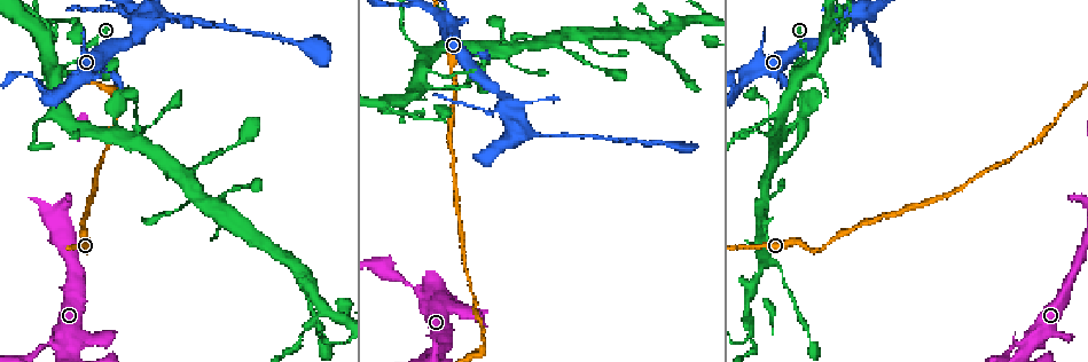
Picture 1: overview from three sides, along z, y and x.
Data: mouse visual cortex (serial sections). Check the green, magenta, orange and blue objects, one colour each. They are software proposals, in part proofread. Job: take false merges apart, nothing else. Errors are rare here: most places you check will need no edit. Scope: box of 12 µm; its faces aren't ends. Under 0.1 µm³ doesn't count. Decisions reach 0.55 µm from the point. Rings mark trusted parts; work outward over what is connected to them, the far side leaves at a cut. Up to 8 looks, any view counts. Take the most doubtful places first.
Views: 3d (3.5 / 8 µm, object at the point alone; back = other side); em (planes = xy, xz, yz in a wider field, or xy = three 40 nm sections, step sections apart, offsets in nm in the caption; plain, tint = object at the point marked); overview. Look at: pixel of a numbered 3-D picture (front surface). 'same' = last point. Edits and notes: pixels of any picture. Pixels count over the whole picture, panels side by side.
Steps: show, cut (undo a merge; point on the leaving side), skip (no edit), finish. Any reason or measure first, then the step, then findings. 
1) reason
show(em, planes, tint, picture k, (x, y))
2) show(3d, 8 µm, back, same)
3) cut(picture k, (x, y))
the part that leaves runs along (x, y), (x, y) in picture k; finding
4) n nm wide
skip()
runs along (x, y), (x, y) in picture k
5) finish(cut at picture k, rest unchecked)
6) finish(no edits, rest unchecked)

abrupt turn
show(3d, 3.5 µm, picture 1, (388, 103))

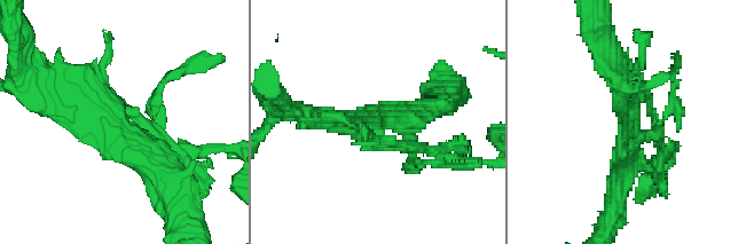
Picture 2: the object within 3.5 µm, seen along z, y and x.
3 arms; arms of 150, 300, 300 nm; now the EM
show(em, xy, step 5, tint, picture 2, (120, 136))

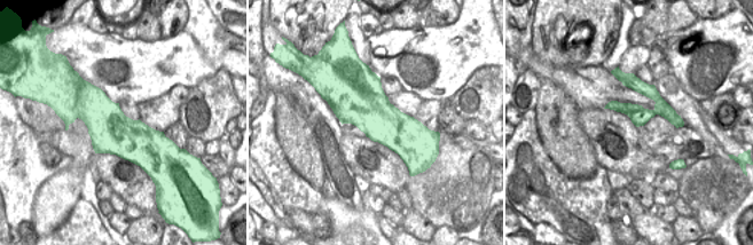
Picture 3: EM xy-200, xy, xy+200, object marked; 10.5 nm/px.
cut(picture 2, (411, 165))
border along (635, 76), (630, 87) in picture 3; two cells meet here

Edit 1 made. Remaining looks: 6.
redraw
show(overview)

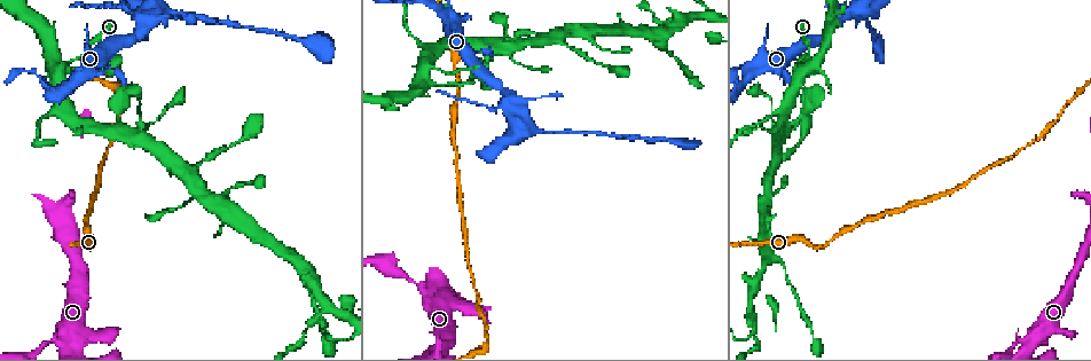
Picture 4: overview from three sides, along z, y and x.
calibre changes
show(3d, 3.5 µm, back, picture 4, (550, 36))

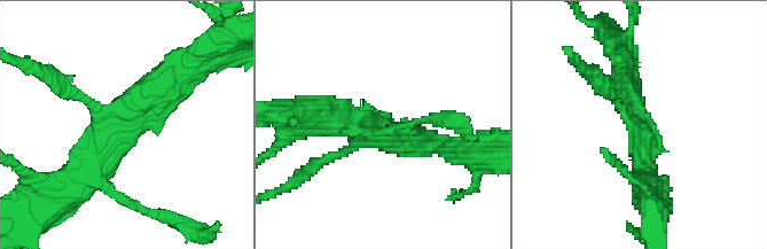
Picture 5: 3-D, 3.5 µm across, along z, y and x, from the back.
3 arms; arms of 150, 300, 300 nm
show(em, xy, step 5, tint, picture 5, (130, 115))

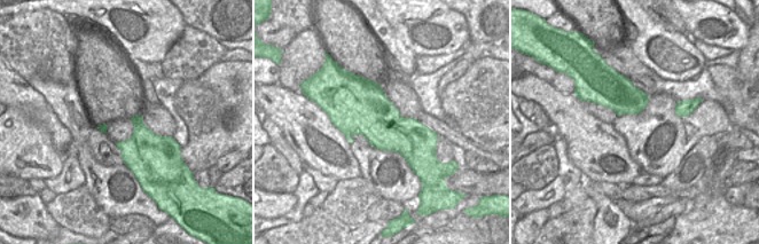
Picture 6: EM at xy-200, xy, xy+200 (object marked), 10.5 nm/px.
skip()
runs along (186, 63), (115, 130), (84, 179) in picture 5; one cell here

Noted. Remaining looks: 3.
three arms meet
show(3d, 3.5 µm, back, picture 4, (650, 33))

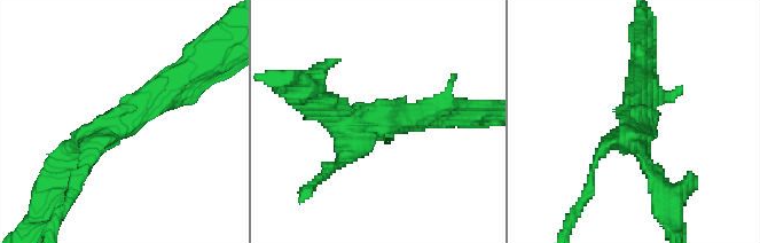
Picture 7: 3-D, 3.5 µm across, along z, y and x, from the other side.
3 arms; arms of 200, 250, 350 nm; shape alone is not enough
show(em, xy, step 5, plain, picture 7, (122, 127))

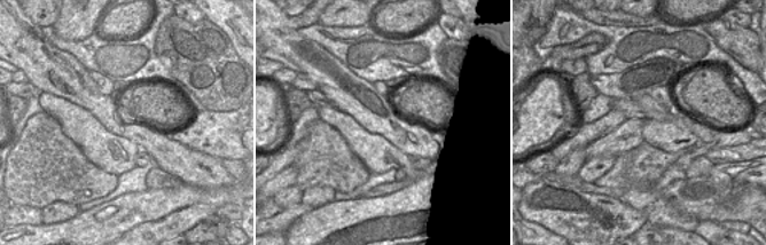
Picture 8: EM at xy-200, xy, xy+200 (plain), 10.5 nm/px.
show(em, xy, step 5, tint, same)

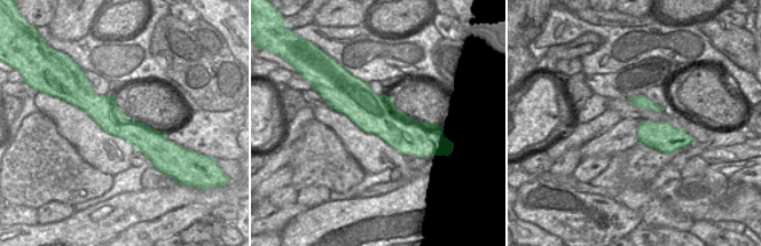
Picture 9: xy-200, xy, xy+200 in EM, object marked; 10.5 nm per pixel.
420 nm wide
skip()
runs along (86, 94), (157, 151) in picture 9; all the same cell

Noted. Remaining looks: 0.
finish(cut at picture 2, rest unchecked)

